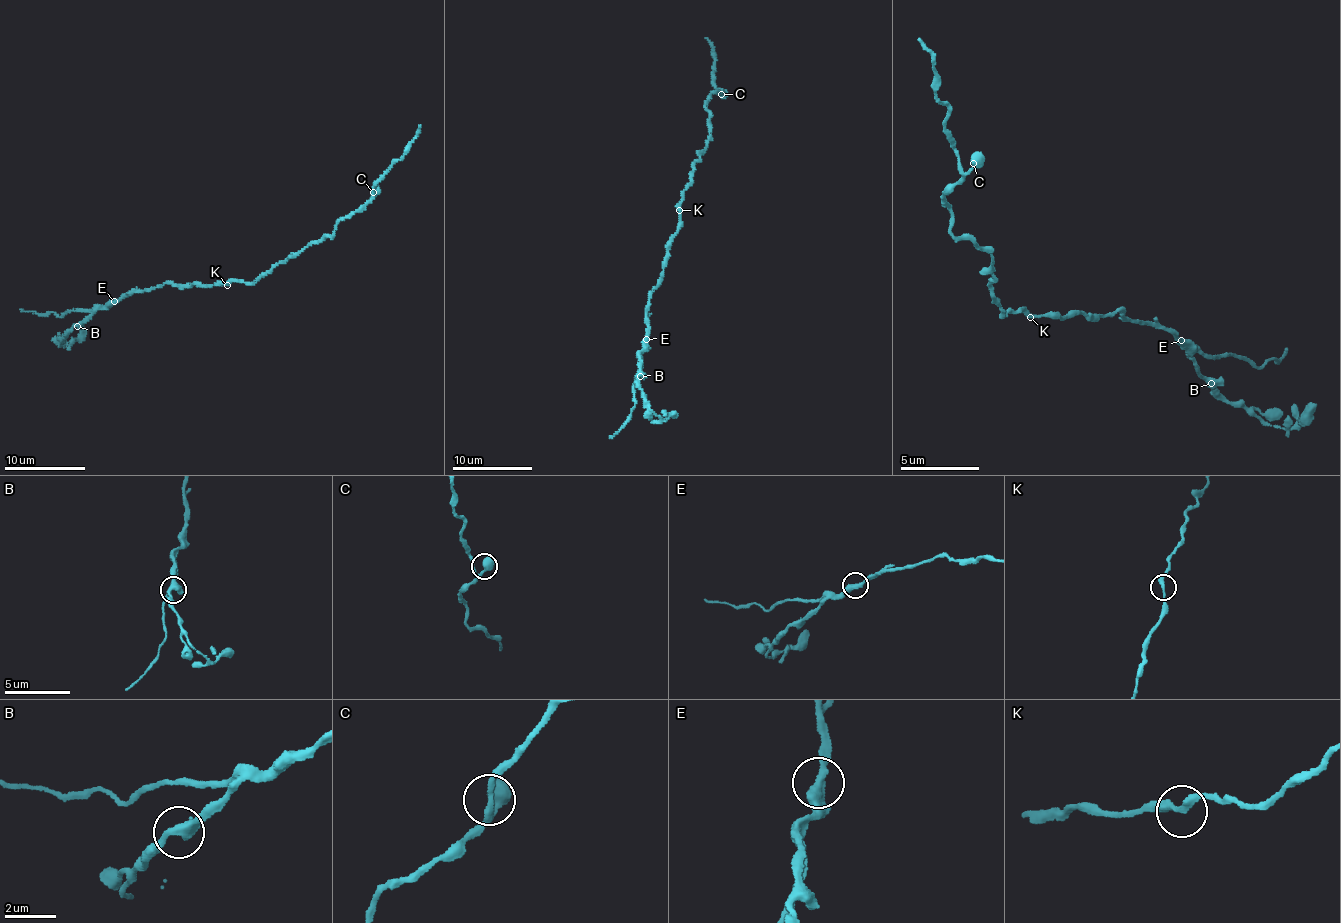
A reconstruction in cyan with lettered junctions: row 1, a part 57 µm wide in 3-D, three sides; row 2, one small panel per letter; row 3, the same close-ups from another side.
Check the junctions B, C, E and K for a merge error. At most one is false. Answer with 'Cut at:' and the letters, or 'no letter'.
Cut at: E

